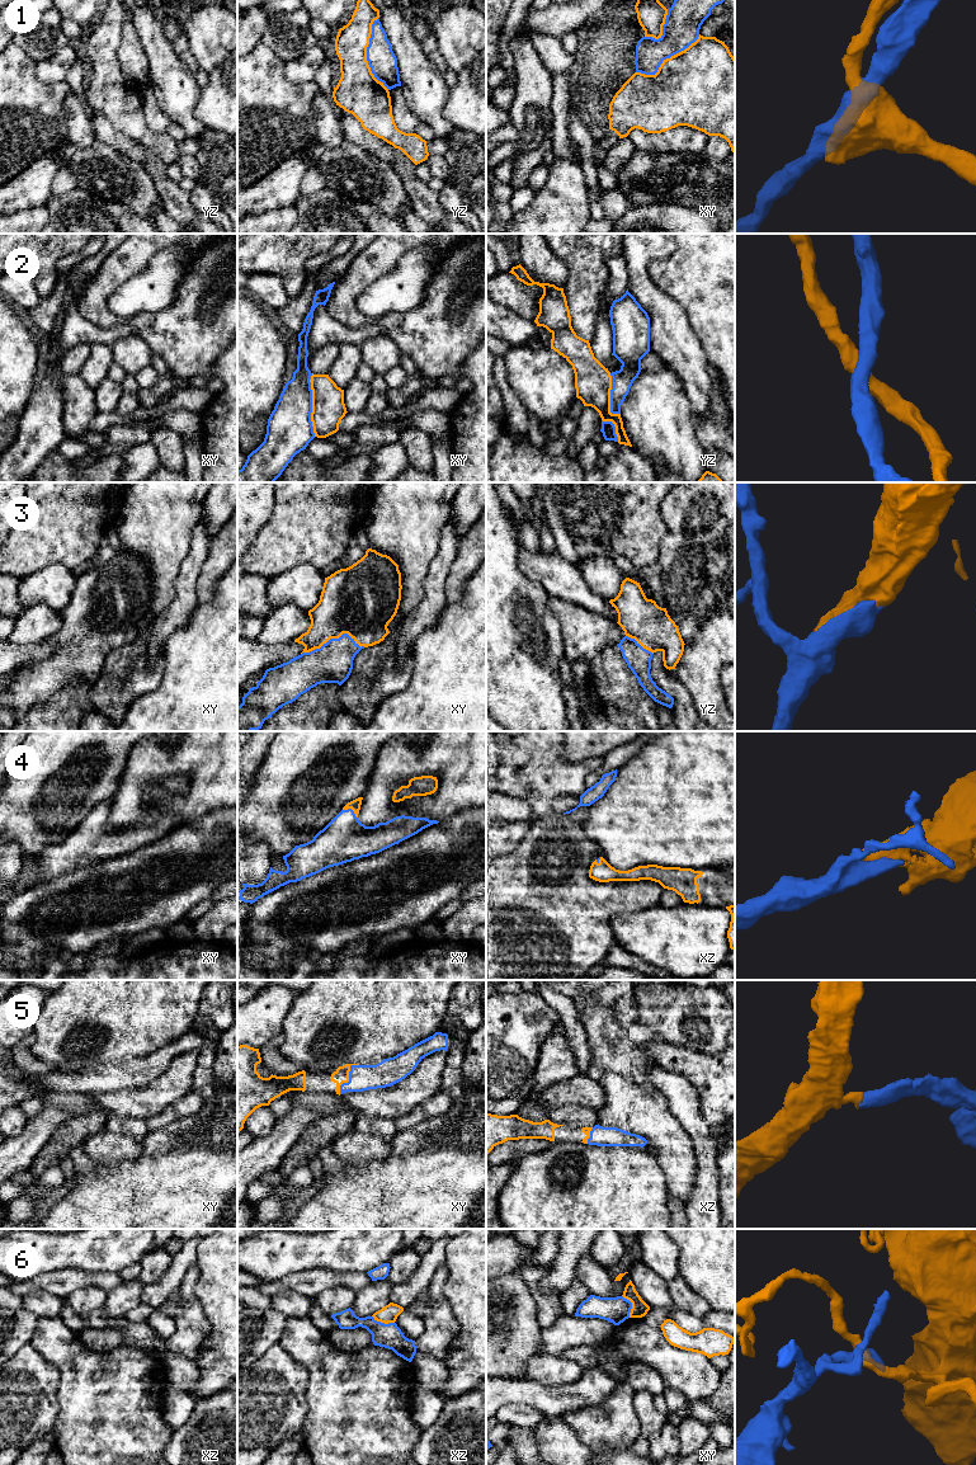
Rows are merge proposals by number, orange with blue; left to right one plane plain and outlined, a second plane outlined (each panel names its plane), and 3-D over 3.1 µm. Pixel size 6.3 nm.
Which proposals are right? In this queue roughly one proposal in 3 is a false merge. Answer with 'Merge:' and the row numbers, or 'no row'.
Merge: 3, 4, 5

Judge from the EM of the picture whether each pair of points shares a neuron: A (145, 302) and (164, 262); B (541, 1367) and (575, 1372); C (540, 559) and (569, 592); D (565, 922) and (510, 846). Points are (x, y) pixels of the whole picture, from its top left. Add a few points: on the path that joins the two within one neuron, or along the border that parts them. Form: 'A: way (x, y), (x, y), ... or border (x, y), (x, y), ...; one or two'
A: way (150, 292), (158, 285), (164, 272); one
B: way (550, 1370), (566, 1371); one
C: way (547, 566), (565, 584); one
D: border (518, 843), (512, 851), (499, 857); two

